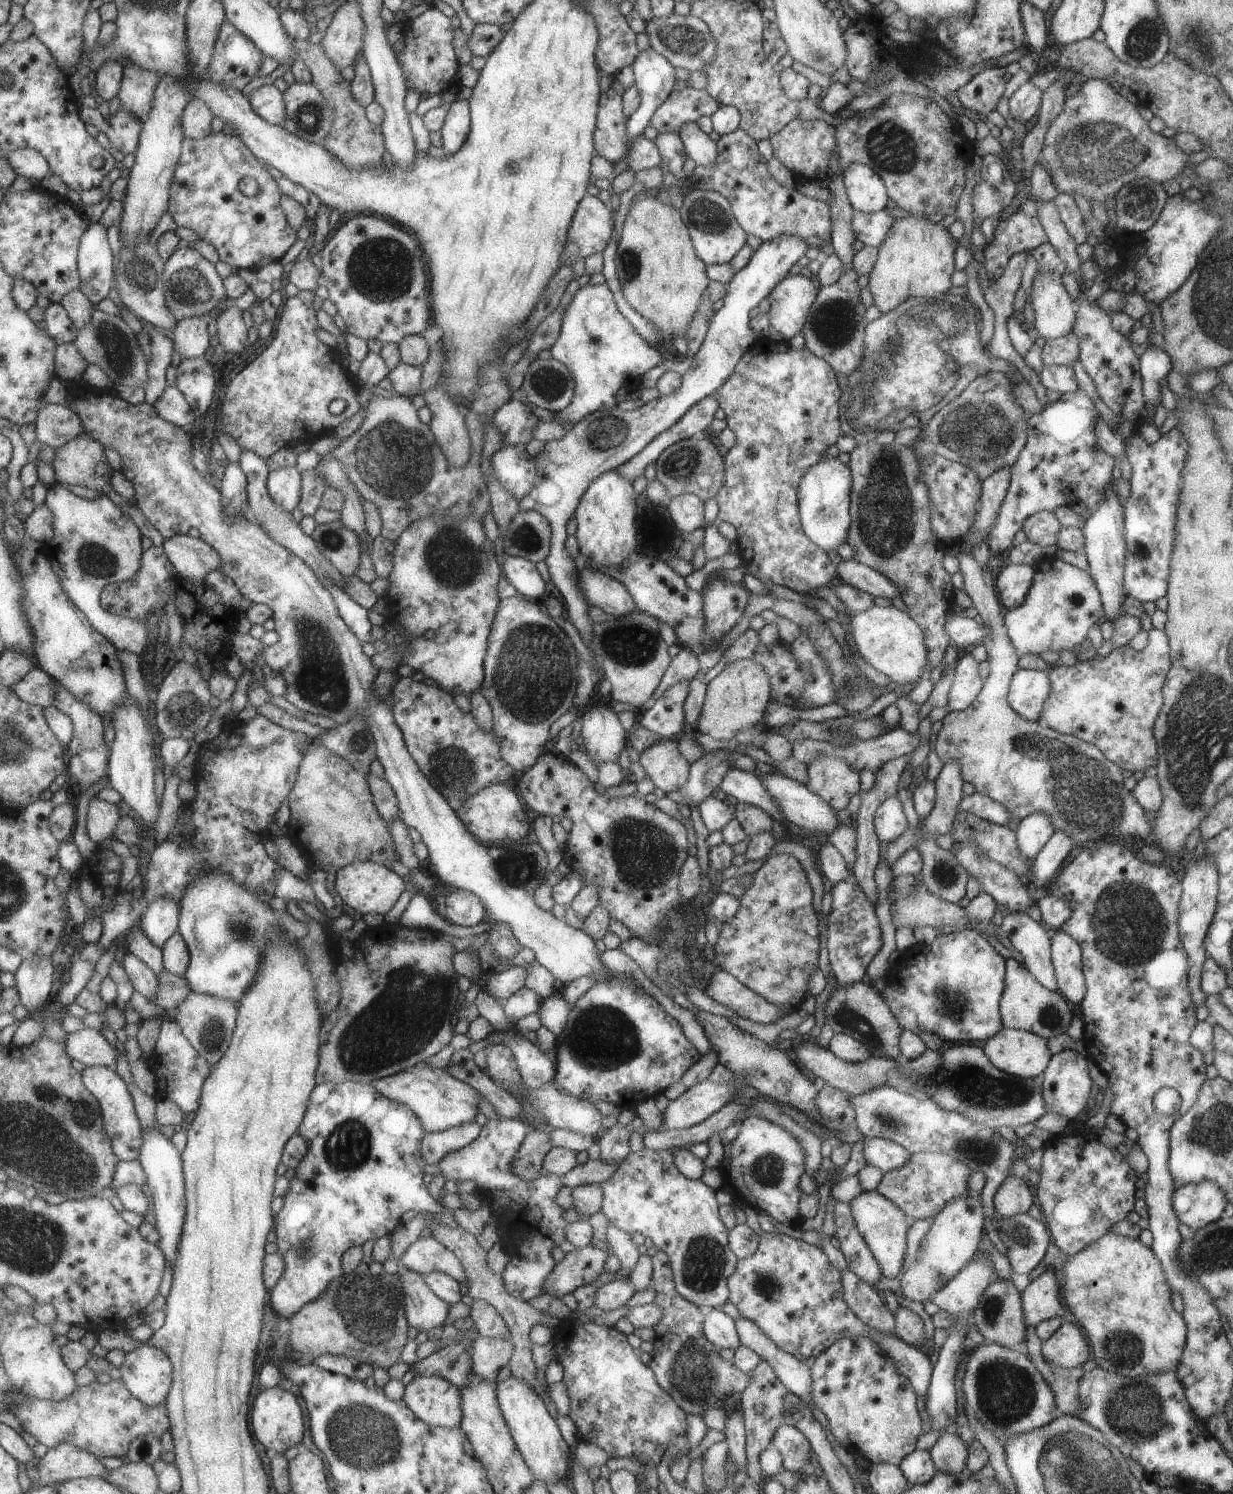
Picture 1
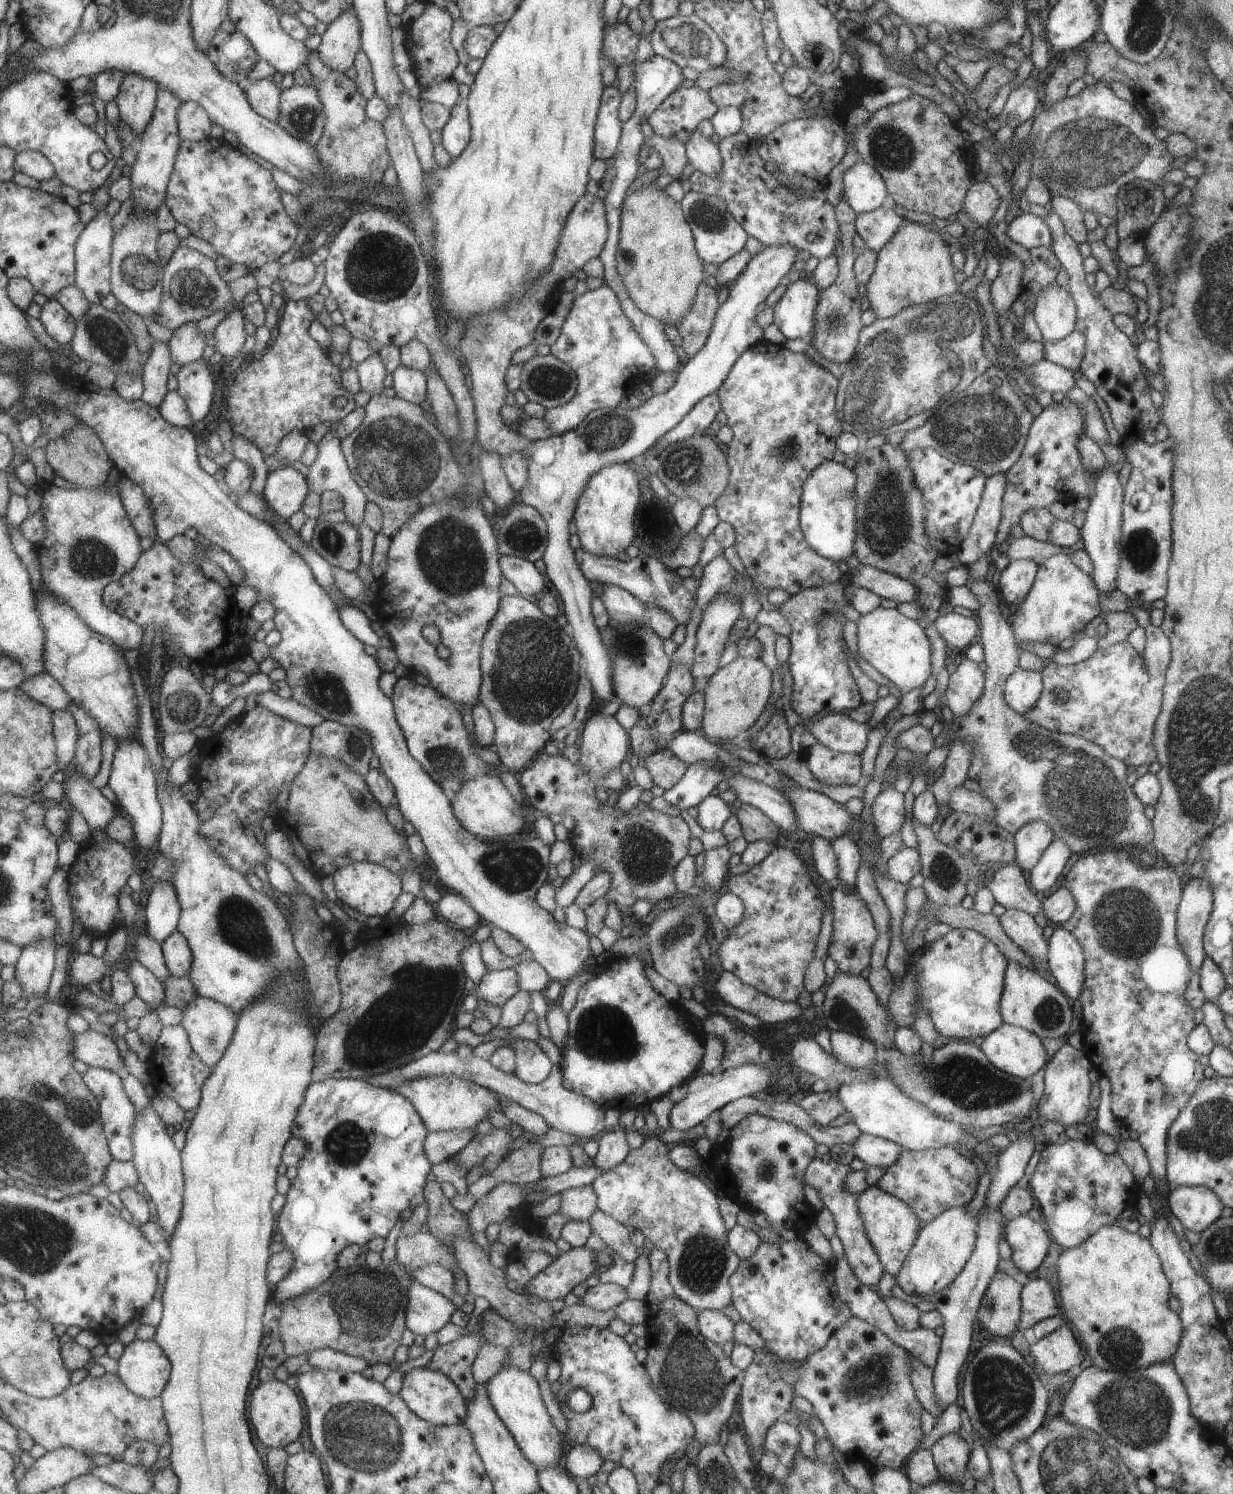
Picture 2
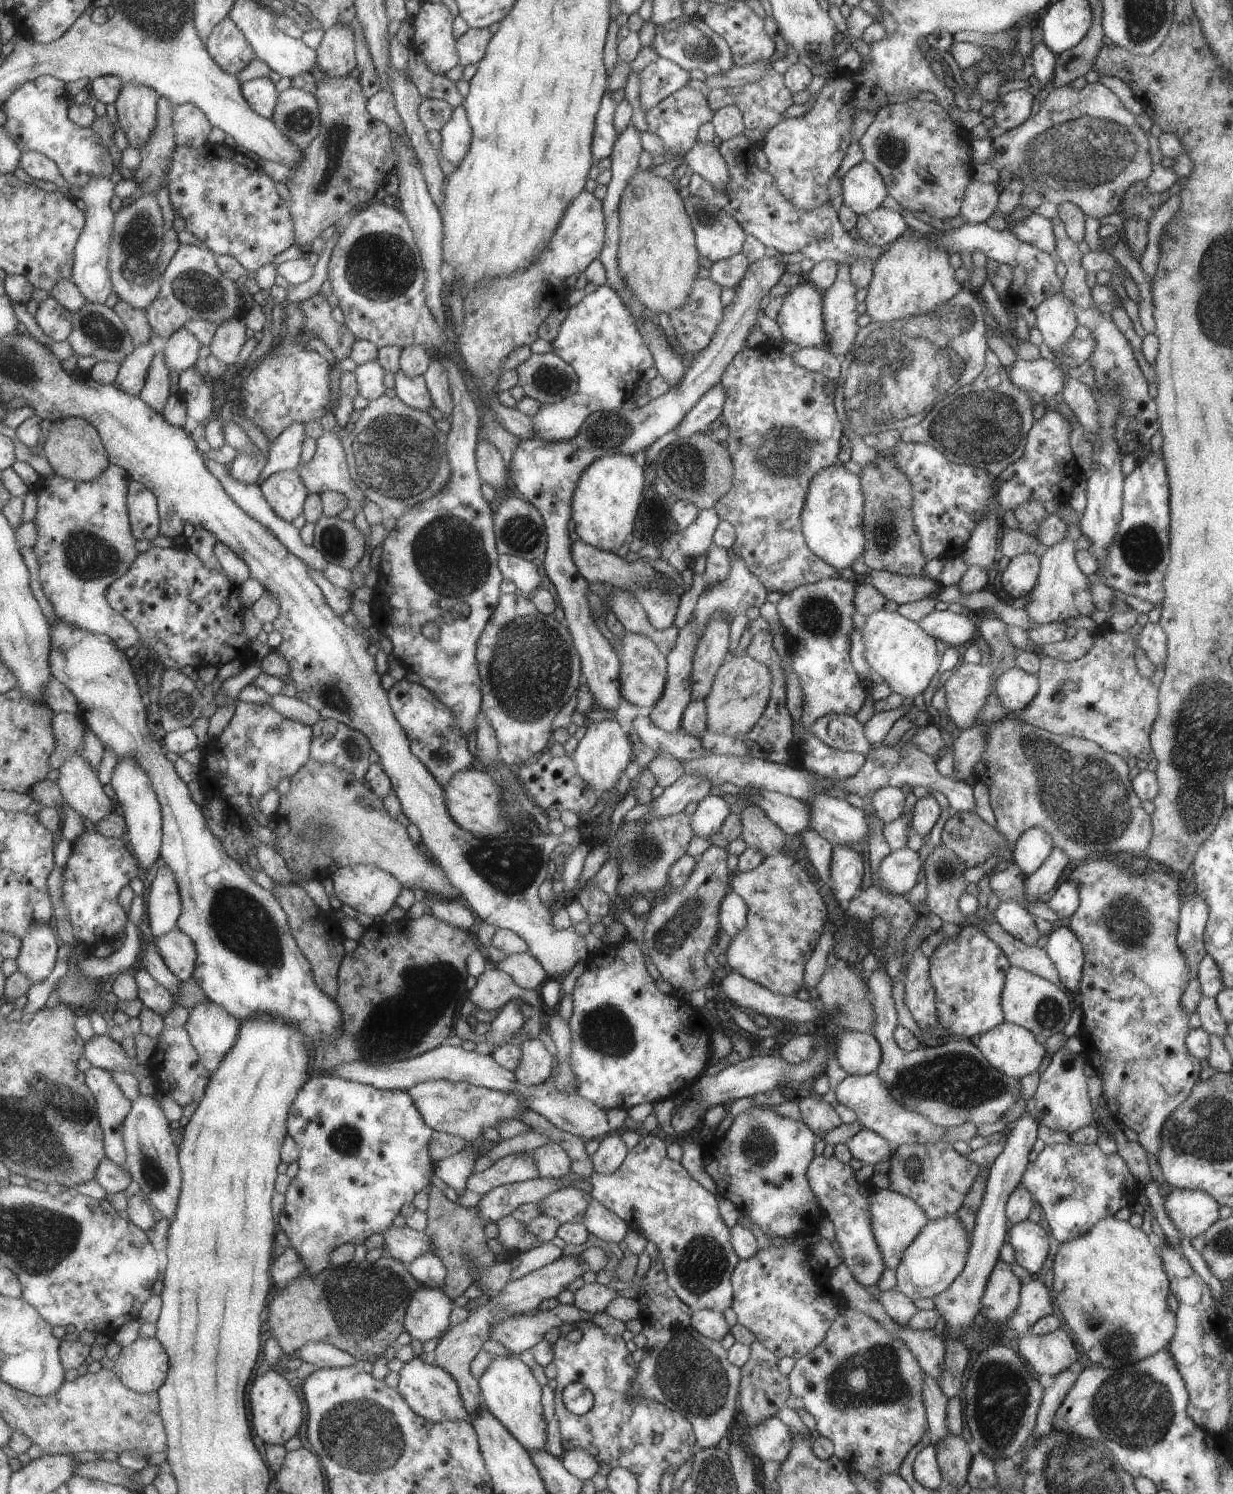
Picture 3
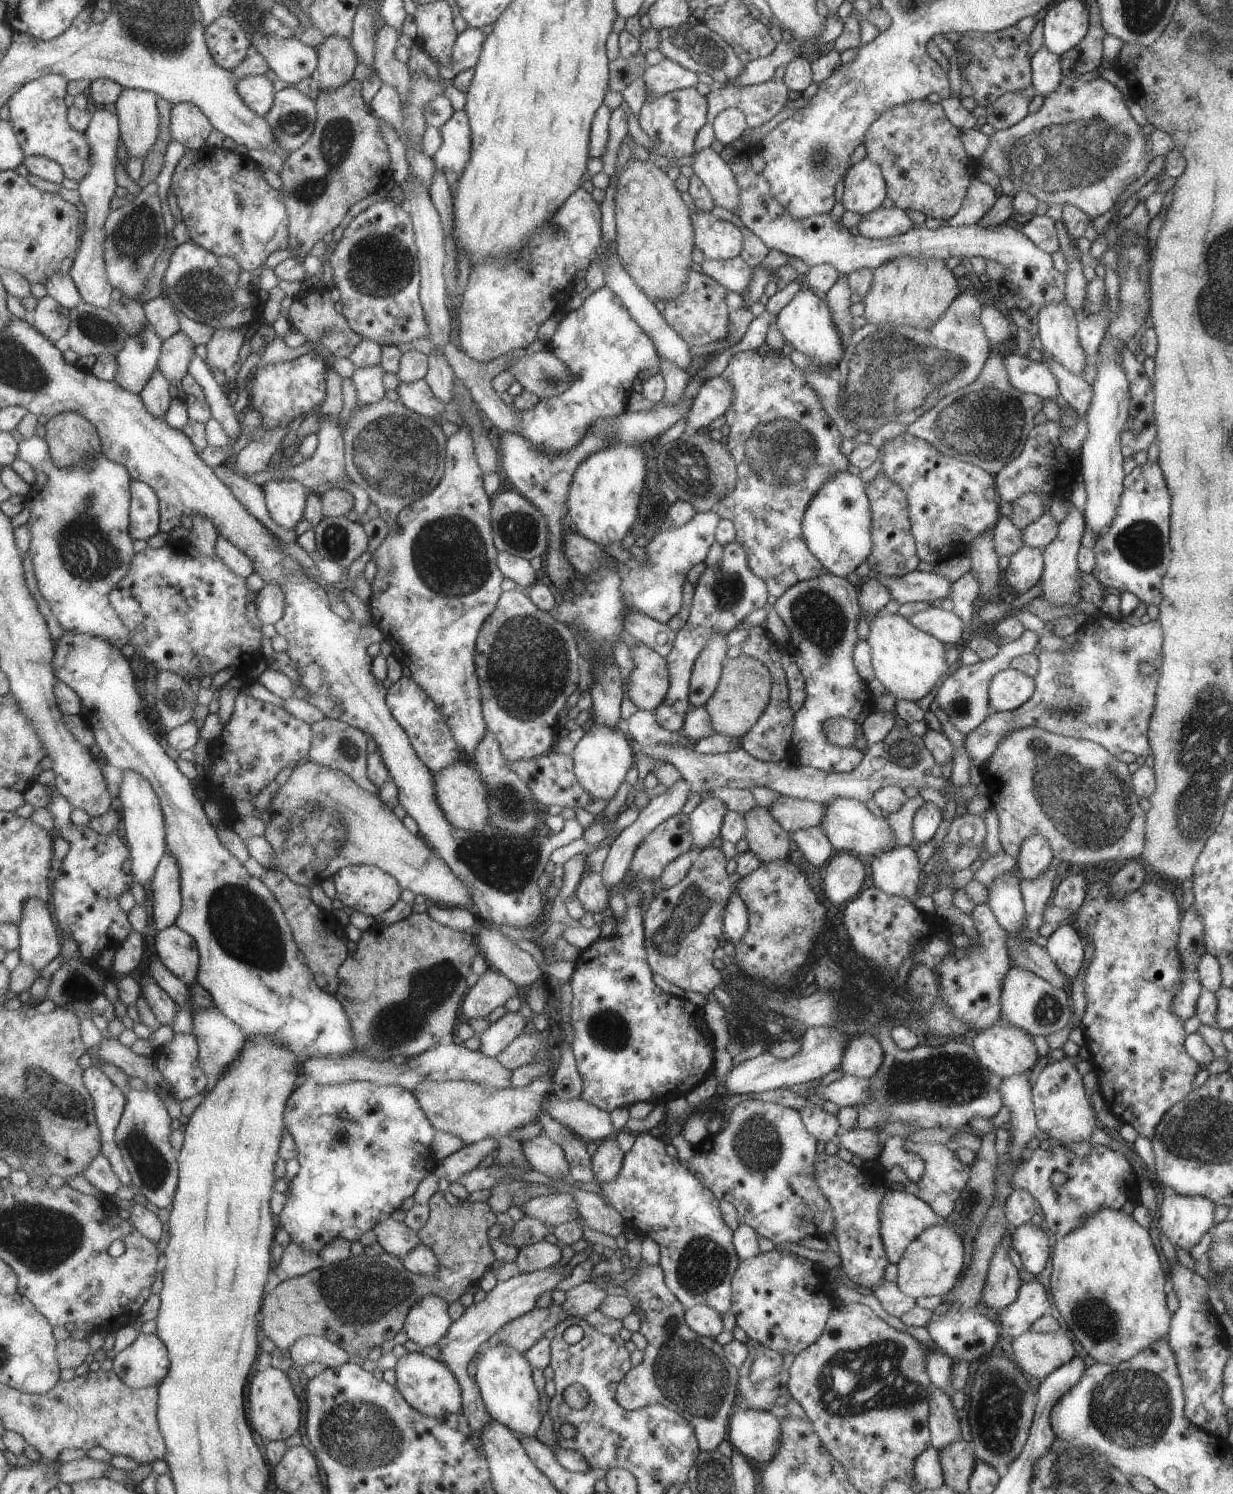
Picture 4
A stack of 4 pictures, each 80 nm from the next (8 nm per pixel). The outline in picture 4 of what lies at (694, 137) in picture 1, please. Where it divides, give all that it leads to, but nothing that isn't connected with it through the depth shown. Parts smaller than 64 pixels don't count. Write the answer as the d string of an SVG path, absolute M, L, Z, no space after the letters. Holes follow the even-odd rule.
M703 148L691 155L694 176L697 176L709 191L712 202L733 214L739 205L739 192L729 169L720 154L715 150Z

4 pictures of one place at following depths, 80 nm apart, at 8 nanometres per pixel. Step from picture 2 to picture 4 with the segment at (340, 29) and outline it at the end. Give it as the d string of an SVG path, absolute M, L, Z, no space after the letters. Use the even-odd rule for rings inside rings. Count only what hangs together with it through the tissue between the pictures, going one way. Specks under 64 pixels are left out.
M338 35L325 37L317 50L317 65L315 79L321 90L337 90L352 79L355 66L359 63L356 58L356 52L353 51L352 44L348 38Z

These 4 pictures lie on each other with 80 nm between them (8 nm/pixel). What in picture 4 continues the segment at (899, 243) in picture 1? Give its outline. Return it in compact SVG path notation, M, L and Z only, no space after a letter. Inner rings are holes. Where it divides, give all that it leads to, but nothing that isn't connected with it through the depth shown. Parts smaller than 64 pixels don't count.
M909 256L896 257L888 262L883 262L871 272L871 287L865 297L862 298L863 305L865 305L862 316L867 323L873 323L875 326L889 323L892 326L908 325L916 329L929 327L941 317L949 304L960 294L959 286L957 286L957 280L955 280L952 270L949 270L940 259L912 258Z

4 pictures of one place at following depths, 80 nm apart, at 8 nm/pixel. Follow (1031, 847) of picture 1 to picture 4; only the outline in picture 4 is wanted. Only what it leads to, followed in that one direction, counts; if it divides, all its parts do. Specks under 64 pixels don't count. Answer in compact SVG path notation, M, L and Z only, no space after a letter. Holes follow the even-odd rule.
M1031 834L1021 842L1014 870L1020 879L1035 879L1052 862L1050 847L1041 834Z

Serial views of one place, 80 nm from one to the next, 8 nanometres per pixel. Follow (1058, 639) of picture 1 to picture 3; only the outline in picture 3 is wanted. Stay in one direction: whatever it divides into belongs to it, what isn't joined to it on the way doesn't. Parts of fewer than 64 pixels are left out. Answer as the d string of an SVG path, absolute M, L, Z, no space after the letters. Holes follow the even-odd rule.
M1076 524L1067 525L1065 538L1046 548L1039 558L1040 568L1036 584L1030 591L1029 600L1025 604L1025 613L1035 627L1049 622L1065 622L1075 616L1091 617L1096 612L1091 594L1089 594L1088 576L1085 576L1075 562L1075 542L1081 535L1081 530Z

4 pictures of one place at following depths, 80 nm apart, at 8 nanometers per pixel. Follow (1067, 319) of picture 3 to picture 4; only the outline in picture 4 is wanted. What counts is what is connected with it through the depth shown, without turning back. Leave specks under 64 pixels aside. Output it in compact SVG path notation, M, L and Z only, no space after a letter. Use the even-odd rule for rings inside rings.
M1064 301L1050 303L1038 311L1036 321L1042 349L1068 372L1082 375L1089 359L1078 346L1078 319L1074 311Z

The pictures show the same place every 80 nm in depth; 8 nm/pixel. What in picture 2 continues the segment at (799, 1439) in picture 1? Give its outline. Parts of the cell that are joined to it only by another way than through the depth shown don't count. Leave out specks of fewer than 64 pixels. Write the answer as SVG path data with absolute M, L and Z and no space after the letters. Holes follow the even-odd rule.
M780 1421L773 1422L768 1430L765 1430L761 1452L775 1454L777 1460L783 1466L789 1468L793 1464L793 1456L800 1453L799 1434L795 1426Z

